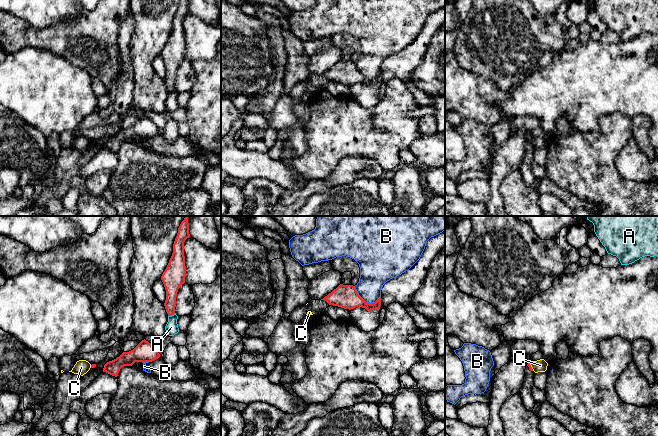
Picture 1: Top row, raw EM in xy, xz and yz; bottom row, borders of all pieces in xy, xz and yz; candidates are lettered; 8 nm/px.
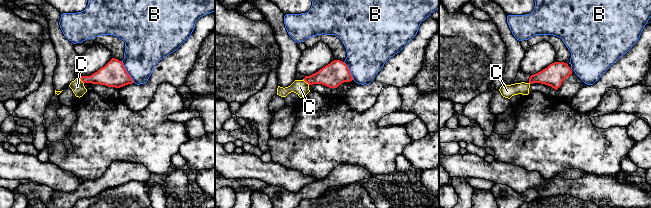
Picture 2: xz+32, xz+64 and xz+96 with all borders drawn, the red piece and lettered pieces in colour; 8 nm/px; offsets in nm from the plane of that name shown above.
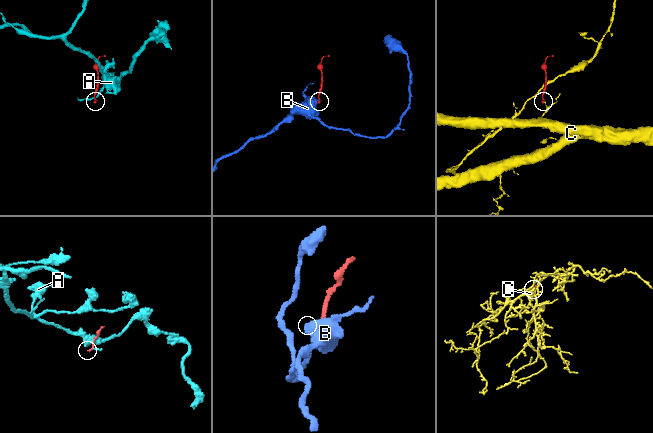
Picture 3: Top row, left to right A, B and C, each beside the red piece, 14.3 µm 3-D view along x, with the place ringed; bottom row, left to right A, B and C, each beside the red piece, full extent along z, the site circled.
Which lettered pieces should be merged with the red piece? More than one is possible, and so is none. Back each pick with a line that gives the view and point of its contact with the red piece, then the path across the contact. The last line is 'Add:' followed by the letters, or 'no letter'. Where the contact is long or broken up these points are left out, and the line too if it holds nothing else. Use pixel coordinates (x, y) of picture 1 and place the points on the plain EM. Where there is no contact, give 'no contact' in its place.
Add: no letter

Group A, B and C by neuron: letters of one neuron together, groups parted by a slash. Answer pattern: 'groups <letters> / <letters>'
groups A / B / C

